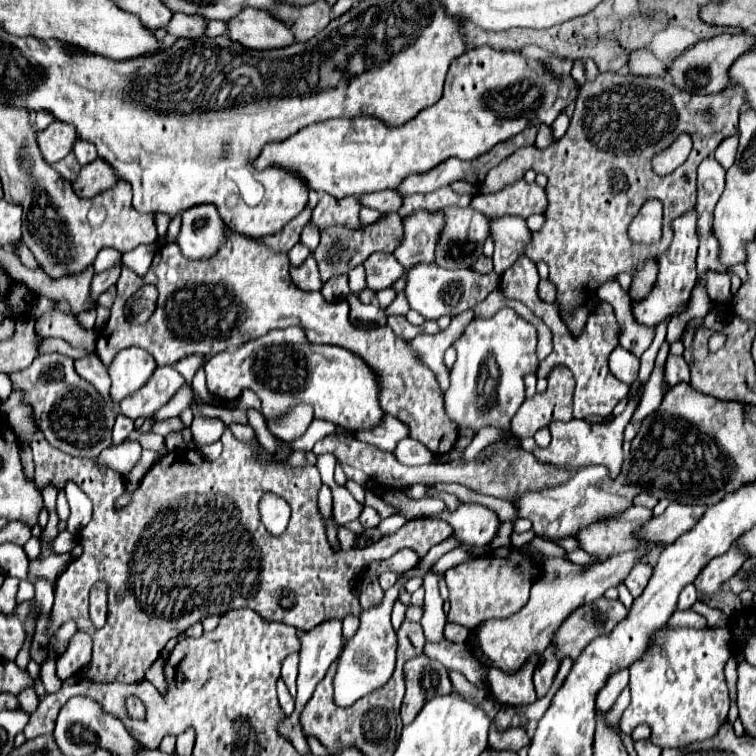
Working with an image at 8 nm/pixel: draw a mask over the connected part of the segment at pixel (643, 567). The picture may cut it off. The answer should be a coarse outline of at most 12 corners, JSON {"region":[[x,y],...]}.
{"region":[[638,563],[624,585],[634,599],[648,585],[652,567]]}

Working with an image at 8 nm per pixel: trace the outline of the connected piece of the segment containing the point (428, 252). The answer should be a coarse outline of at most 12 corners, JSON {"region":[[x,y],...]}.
{"region":[[442,211],[404,221],[394,257],[404,269],[434,261]]}

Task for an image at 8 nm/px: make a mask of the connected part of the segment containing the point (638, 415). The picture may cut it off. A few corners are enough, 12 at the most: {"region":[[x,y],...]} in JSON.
{"region":[[670,345],[658,351],[654,373],[644,385],[640,405],[630,419],[642,423],[662,403],[662,375]]}

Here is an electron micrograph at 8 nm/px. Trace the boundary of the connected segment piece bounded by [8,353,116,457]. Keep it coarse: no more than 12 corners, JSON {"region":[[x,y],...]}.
{"region":[[38,355],[8,375],[46,441],[96,457],[116,411],[74,361]]}

